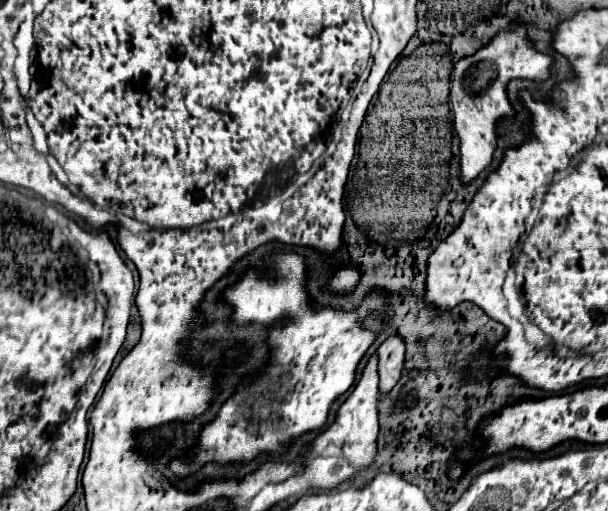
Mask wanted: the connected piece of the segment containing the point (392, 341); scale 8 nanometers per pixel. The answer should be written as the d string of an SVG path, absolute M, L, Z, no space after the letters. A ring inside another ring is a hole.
M399 335L389 337L381 347L379 347L379 393L389 393L403 371L403 361L405 361L405 345Z

